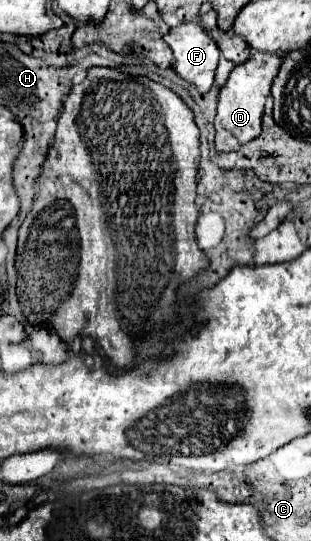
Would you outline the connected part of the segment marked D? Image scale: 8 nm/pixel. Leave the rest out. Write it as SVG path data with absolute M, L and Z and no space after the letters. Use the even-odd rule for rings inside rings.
M253 52L247 62L235 66L221 88L217 118L215 118L215 148L217 152L231 152L261 134L261 116L265 100L271 92L271 82L281 68L281 56L269 52Z

